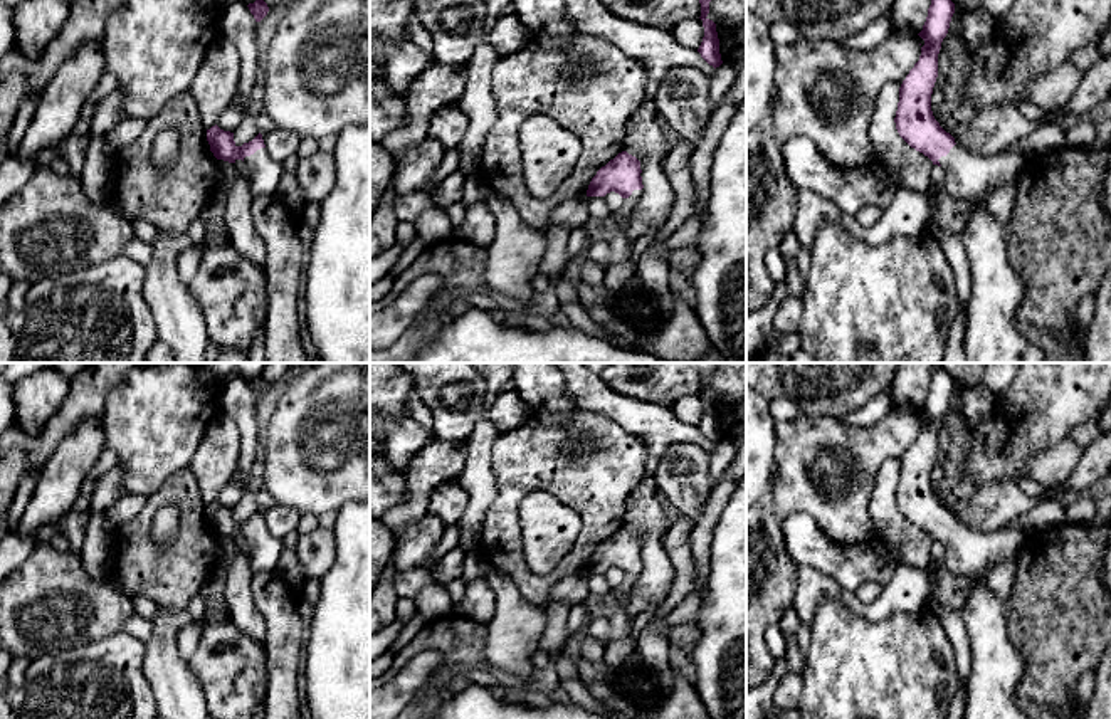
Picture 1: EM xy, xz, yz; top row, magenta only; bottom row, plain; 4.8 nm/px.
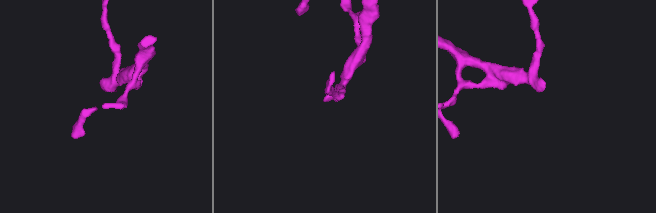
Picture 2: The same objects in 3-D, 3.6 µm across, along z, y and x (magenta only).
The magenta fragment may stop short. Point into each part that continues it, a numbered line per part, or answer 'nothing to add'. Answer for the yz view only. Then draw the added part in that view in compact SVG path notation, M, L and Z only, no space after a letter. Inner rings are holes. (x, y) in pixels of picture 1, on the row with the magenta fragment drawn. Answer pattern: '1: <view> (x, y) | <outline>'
1: yz (992, 336) | M955 144L938 161L946 173L945 192L973 207L963 232L971 269L965 363L1045 363L1042 349L1015 324L1025 284L1008 259L1007 223L985 210L988 195L1020 175L1022 153L982 155Z

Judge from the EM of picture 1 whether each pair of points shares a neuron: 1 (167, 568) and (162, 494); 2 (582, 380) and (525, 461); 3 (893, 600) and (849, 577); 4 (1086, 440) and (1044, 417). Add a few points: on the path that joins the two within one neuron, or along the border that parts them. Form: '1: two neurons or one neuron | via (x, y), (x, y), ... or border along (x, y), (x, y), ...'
1: one neuron | via (148, 550), (143, 545), (143, 519), (148, 513)
2: two neurons | border along (577, 405), (587, 410), (599, 410), (614, 420)
3: two neurons | border along (819, 572), (854, 592)
4: two neurons | border along (1093, 415), (1083, 420), (1071, 437)

